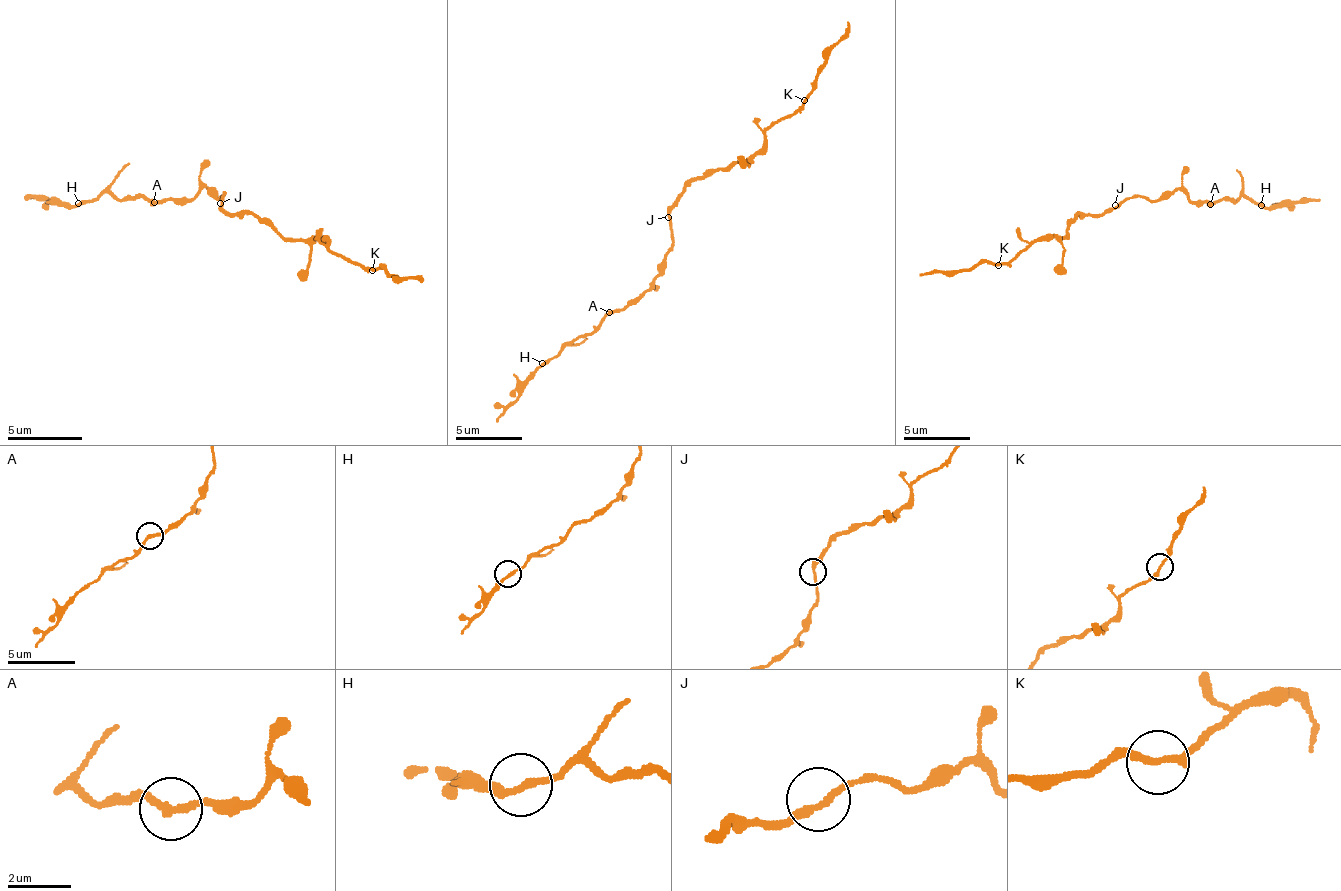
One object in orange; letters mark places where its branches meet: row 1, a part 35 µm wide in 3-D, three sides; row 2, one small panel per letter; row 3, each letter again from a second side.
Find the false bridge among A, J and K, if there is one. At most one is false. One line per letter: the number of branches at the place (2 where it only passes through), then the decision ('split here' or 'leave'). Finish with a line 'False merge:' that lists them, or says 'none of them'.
A: 2 | leave
J: 2 | leave
K: 2 | leave
False merge: none of them

